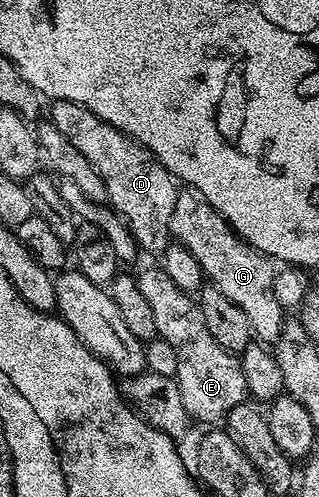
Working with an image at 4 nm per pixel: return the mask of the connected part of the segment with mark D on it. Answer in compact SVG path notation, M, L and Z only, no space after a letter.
M53 100L49 104L49 122L56 125L60 133L84 155L86 160L100 173L104 181L106 199L115 214L119 216L130 230L131 237L143 252L161 253L171 242L170 222L172 209L176 209L179 184L159 159L151 151L141 147L129 135L117 131L108 125L96 113L76 105L76 101Z

